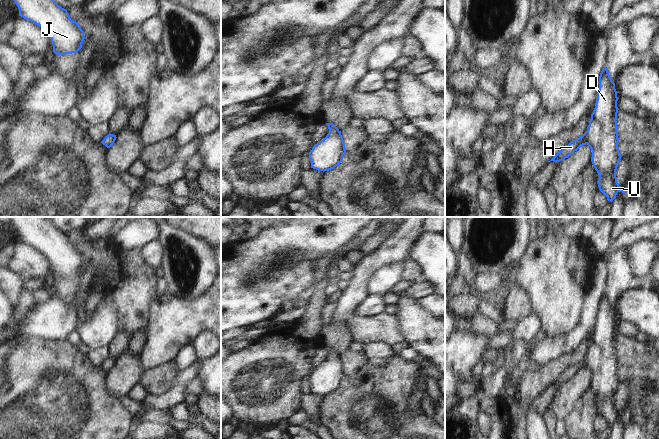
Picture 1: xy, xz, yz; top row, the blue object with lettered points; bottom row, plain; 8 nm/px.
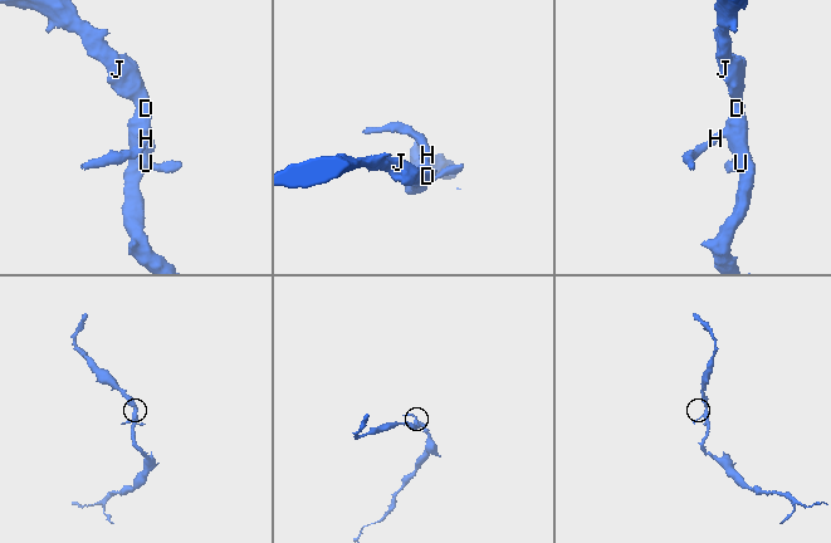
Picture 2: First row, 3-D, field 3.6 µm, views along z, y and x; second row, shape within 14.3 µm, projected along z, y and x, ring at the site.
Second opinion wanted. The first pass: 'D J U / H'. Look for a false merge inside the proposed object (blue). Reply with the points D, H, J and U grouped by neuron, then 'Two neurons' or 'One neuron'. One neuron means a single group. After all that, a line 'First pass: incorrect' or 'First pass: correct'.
Groups: D H J U. One neuron
First pass: incorrect

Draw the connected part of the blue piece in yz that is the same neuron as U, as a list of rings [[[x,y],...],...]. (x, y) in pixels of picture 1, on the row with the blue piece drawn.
[[[604,67],[599,76],[599,90],[595,108],[587,131],[561,149],[550,161],[560,162],[571,156],[581,146],[588,145],[592,151],[591,162],[599,175],[599,190],[612,202],[618,192],[626,194],[619,186],[616,170],[621,159],[618,147],[617,91],[609,72]]]

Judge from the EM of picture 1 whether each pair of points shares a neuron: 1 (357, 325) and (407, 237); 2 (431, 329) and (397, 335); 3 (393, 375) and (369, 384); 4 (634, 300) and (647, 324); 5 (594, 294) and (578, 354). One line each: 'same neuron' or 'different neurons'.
1: different neurons
2: different neurons
3: same neuron
4: same neuron
5: different neurons

